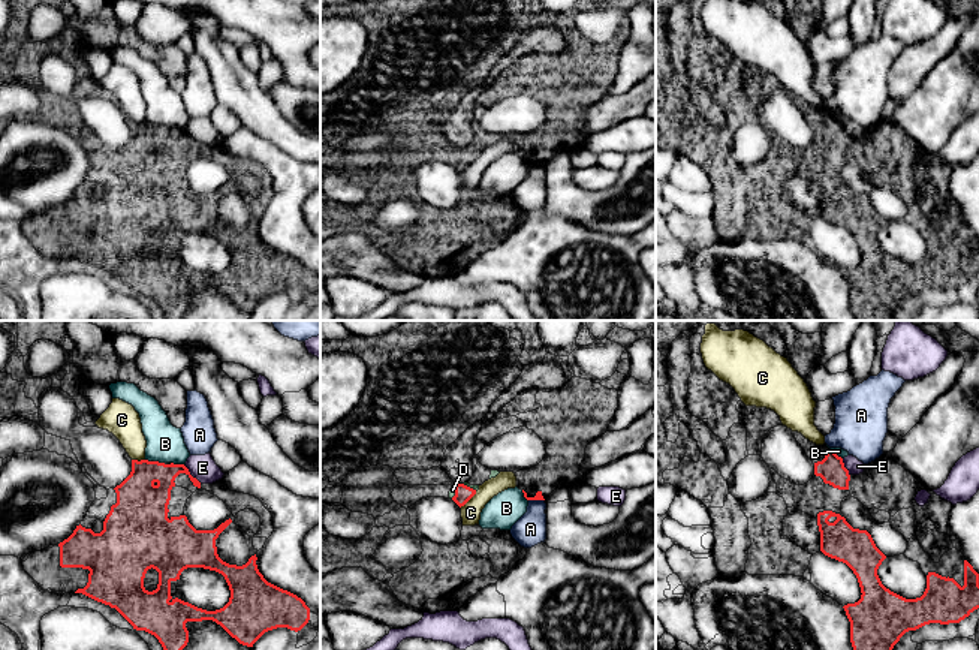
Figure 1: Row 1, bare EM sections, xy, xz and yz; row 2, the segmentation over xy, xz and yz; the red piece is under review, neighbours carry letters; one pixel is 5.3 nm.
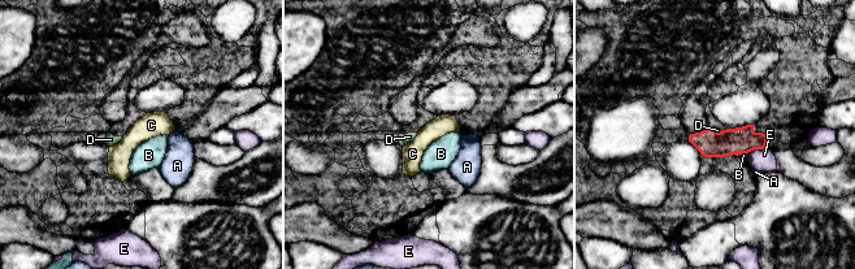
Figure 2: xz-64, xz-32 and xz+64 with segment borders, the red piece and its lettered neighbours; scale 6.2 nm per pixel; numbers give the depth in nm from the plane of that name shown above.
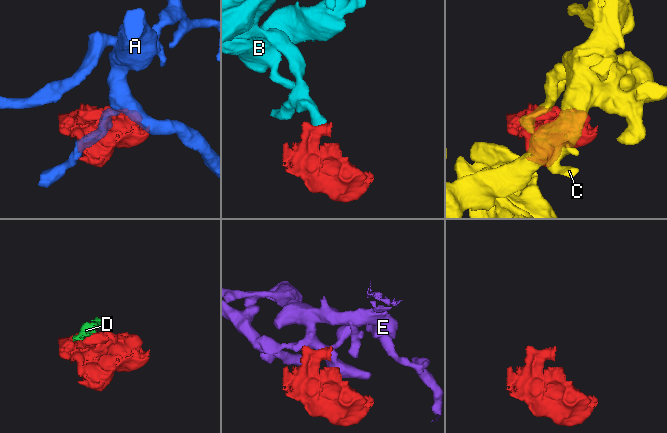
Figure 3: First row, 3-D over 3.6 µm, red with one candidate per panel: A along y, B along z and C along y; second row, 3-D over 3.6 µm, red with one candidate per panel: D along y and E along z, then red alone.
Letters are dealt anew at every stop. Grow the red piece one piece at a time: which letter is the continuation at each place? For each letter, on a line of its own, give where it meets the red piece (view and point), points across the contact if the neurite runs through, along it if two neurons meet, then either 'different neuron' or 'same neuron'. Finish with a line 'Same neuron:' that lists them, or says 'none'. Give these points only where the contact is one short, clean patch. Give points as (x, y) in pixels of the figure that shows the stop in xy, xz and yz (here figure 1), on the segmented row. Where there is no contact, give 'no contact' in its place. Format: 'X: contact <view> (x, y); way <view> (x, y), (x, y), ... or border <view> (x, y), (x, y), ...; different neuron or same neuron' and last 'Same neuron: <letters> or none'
A: contact xz (536, 499); border xz (529, 499), (544, 500); different neuron
B: contact xy (154, 462); border xy (145, 459), (163, 463); different neuron
C: contact xz (467, 500); border xz (476, 491), (460, 506); different neuron
D: contact xz (455, 491); same neuron
E: contact xy (190, 475); border xy (183, 465), (201, 483); different neuron
Same neuron: D

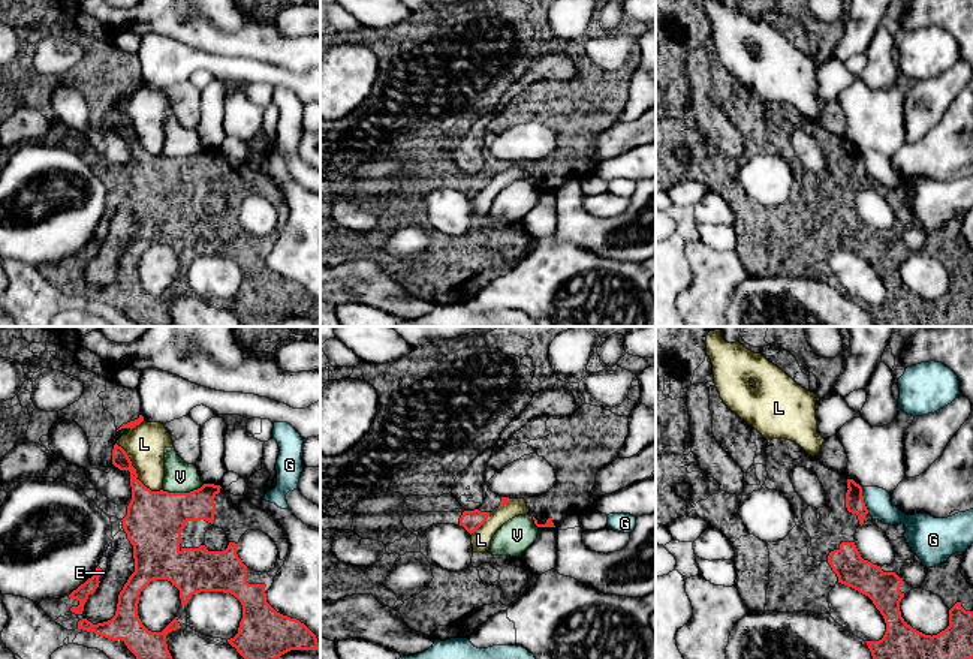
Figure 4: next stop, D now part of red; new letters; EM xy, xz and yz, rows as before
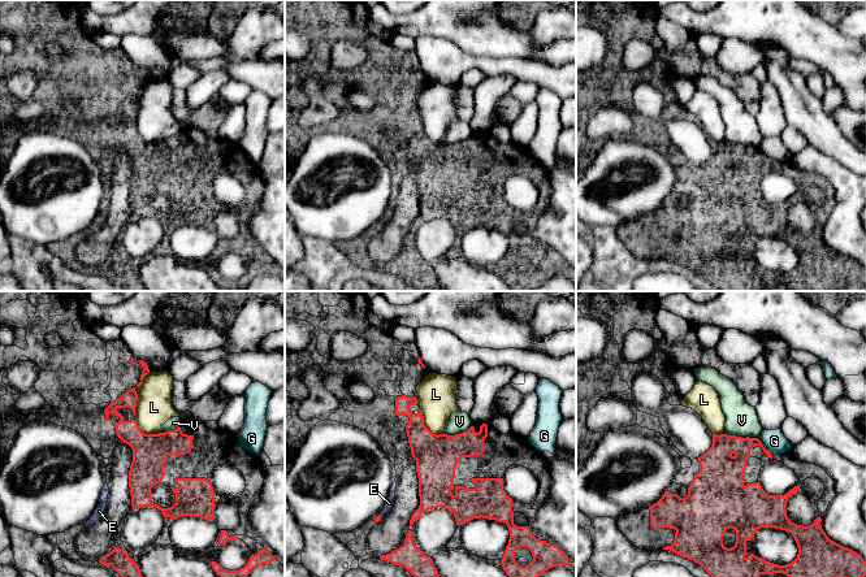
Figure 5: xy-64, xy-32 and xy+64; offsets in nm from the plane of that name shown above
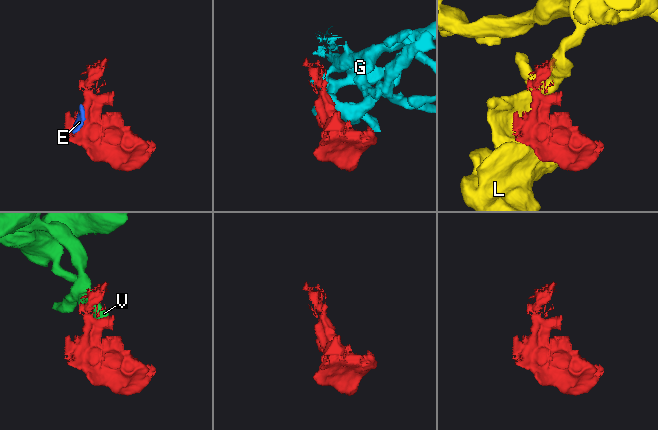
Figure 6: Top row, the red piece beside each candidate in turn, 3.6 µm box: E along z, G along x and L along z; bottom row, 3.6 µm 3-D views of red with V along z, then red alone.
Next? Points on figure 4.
E: contact xy (99, 575); same neuron
G: contact yz (862, 500); border yz (861, 487), (868, 512); different neuron
L: contact xy (135, 471); different neuron
V: contact xy (183, 493); border xy (204, 484), (189, 492), (162, 490); different neuron
Same neuron: E

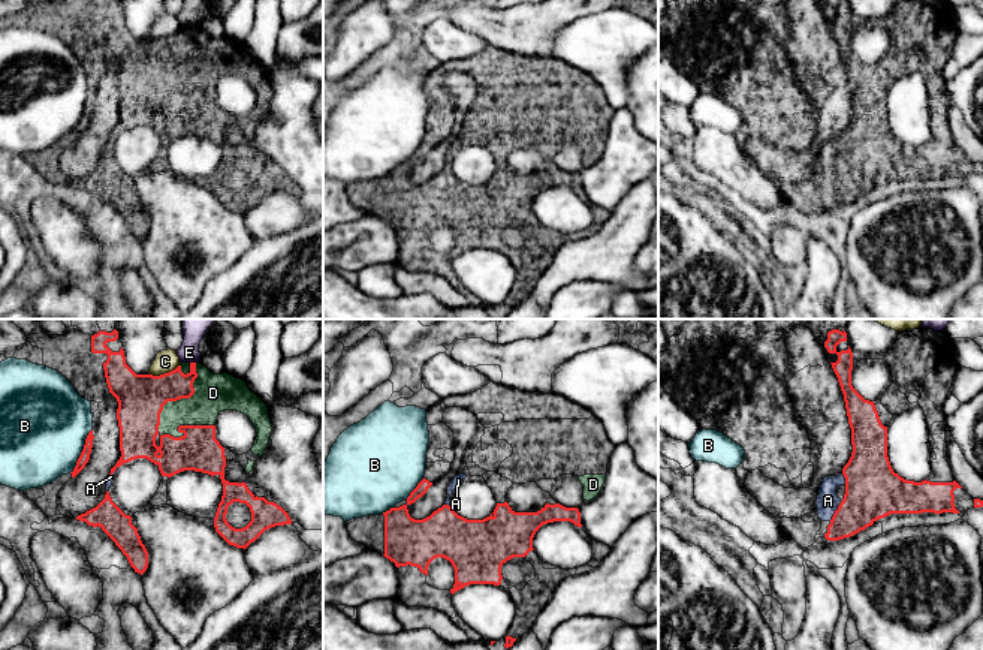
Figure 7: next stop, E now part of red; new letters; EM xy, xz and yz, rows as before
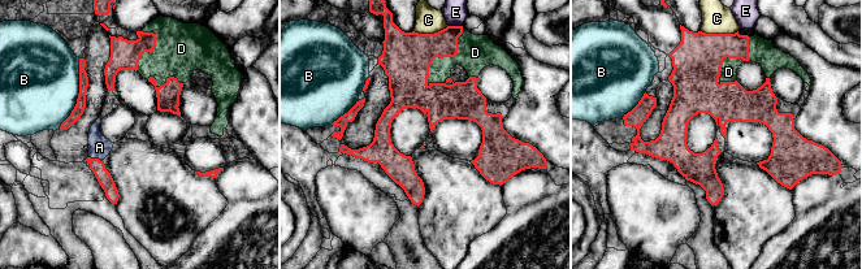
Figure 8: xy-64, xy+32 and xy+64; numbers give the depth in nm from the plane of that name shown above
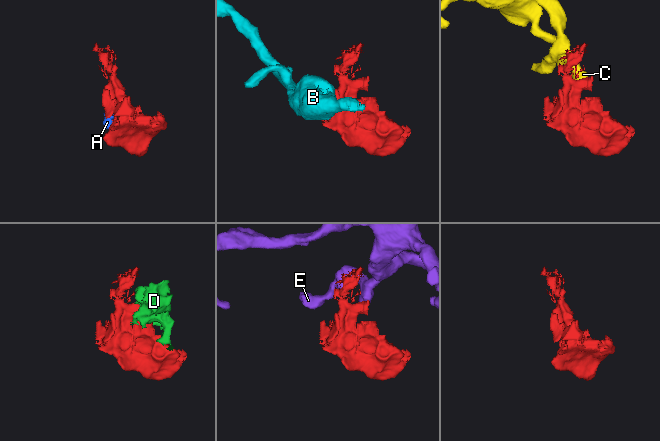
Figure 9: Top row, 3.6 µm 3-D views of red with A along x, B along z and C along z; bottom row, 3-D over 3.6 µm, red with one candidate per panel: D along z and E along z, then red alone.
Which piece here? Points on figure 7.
A: contact yz (835, 511); way yz (873, 490), (852, 511), (835, 511), (828, 500); same neuron
B: contact xy (83, 451); different neuron
C: contact xy (165, 373); border xy (178, 364), (168, 372), (148, 375); different neuron
D: contact xy (180, 399); same neuron
E: contact xy (193, 363); border xy (190, 361), (195, 363); different neuron
Same neuron: A, D

